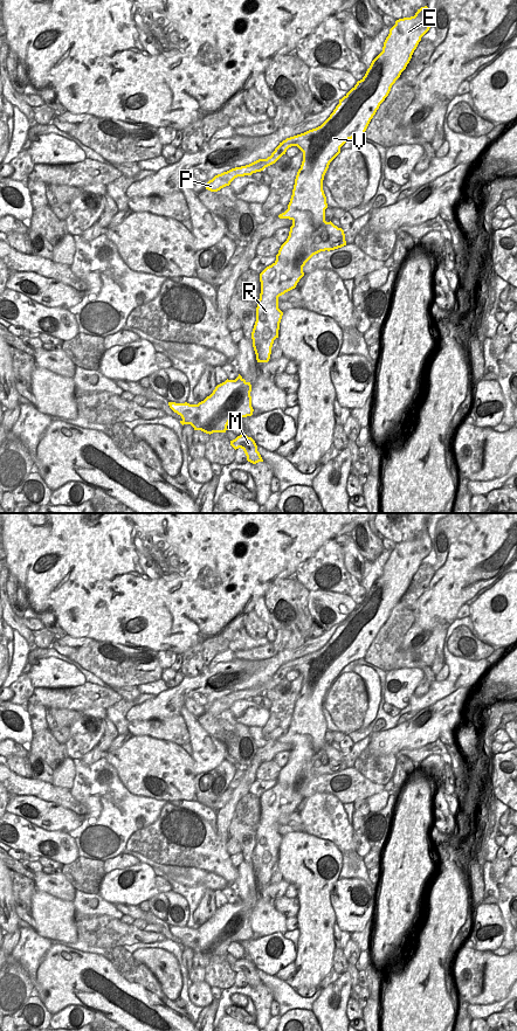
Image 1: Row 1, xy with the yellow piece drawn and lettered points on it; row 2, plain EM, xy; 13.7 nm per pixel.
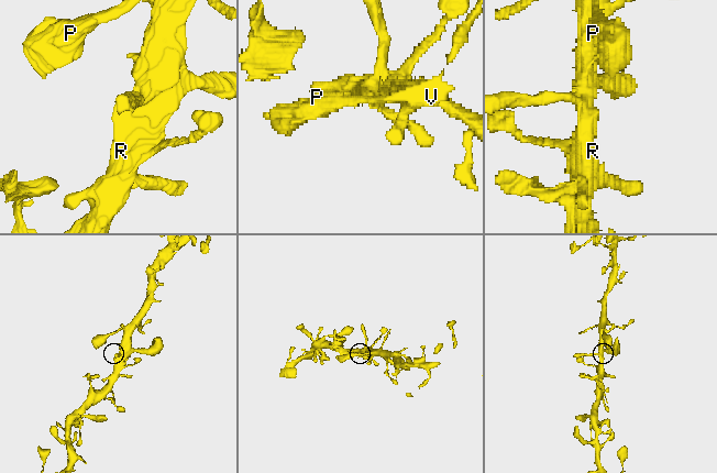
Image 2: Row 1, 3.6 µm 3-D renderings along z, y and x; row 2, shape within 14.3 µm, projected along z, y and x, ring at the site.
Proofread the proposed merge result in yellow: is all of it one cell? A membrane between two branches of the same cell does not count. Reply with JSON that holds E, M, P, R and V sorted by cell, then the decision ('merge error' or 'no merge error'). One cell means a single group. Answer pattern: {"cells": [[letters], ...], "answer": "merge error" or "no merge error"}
{"cells": [["E", "M", "P", "R", "V"]], "answer": "no merge error"}

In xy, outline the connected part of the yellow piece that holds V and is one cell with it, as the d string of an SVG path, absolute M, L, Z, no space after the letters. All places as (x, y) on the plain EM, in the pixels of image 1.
M427 530L418 533L414 540L397 544L382 575L320 650L287 662L267 683L232 692L207 706L206 713L218 715L237 700L251 699L275 687L291 670L303 676L288 733L278 739L292 745L289 760L276 784L260 797L261 817L251 856L257 886L269 885L274 864L278 862L283 839L278 821L296 811L304 800L303 790L313 779L346 769L344 754L325 745L328 727L323 704L330 686L349 663L365 657L430 549Z

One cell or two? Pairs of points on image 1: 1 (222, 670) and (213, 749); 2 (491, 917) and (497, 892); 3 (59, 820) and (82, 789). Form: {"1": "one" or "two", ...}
{"1": "two", "2": "two", "3": "two"}

